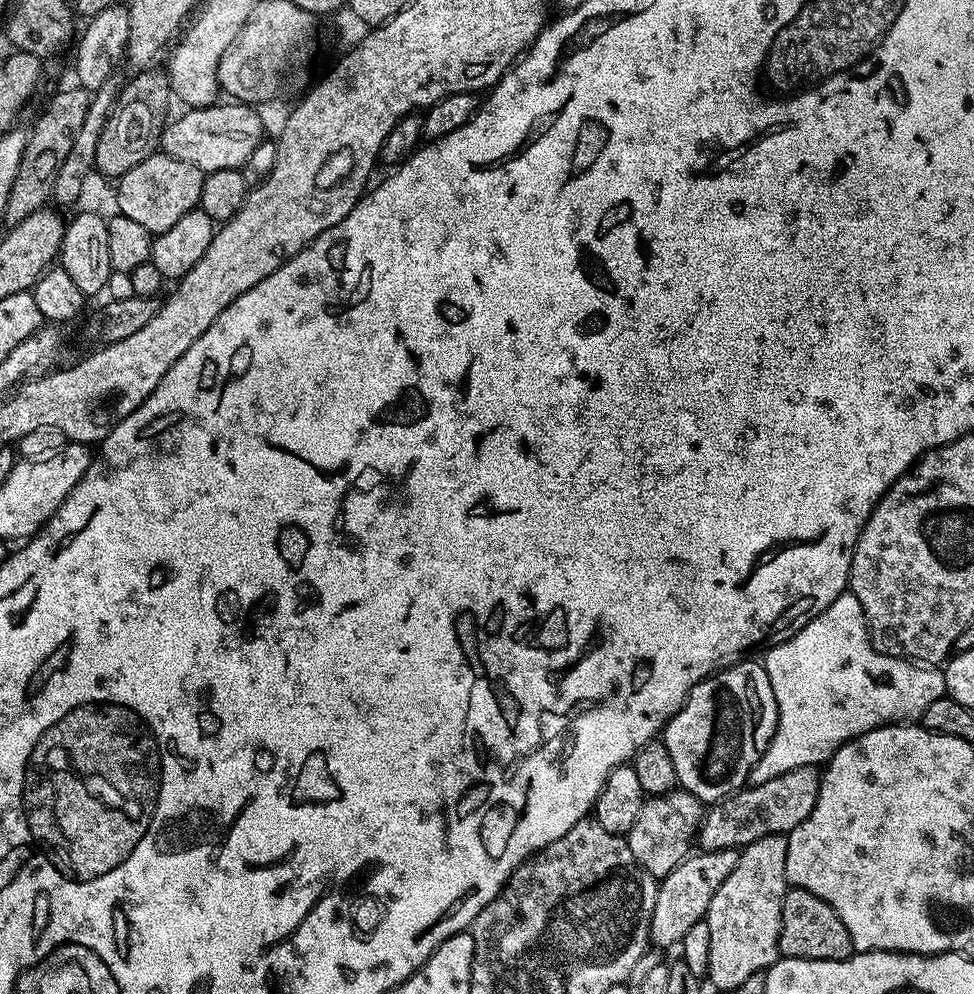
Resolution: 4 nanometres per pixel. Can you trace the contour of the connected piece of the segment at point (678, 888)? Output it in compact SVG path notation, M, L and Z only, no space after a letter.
M723 848L717 852L701 851L699 855L689 855L687 860L659 881L654 898L654 914L650 918L648 931L651 943L657 949L665 950L664 948L672 948L675 944L676 947L683 945L690 926L707 917L710 898L714 898L718 886L726 882L730 870L734 870L734 866L738 866L740 861L740 852L735 848Z

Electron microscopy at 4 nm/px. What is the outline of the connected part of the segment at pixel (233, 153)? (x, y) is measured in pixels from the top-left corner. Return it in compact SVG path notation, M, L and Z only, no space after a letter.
M217 102L208 108L188 108L177 120L175 117L165 124L158 141L163 155L178 158L205 174L227 168L243 169L250 154L266 138L264 124L255 107L239 102L224 103L228 104Z

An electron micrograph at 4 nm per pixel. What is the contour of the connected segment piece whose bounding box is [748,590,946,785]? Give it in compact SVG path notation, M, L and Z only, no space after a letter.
M845 590L841 596L834 598L834 602L830 602L830 606L826 606L826 610L822 610L822 614L818 614L803 630L798 634L794 634L794 638L790 638L781 644L771 645L765 652L768 653L762 657L762 663L766 674L770 678L770 686L774 690L774 698L778 706L780 720L776 724L774 738L770 738L770 746L766 746L762 758L758 758L758 762L750 770L750 774L748 775L749 785L770 782L770 778L778 778L778 774L786 774L786 770L798 770L798 766L810 766L811 764L817 766L823 765L832 759L833 754L837 752L843 744L850 742L854 738L858 738L862 734L866 734L870 730L882 728L885 724L891 724L893 722L919 721L921 717L923 717L926 706L930 706L930 702L938 702L938 698L946 695L944 673L939 667L925 666L919 662L910 660L897 660L876 651L876 648L872 645L872 638L868 635L868 623L864 617L862 602L858 602L858 598L850 590Z

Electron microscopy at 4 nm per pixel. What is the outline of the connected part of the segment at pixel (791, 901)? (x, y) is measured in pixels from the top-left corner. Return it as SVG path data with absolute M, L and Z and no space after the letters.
M789 887L785 891L780 919L781 957L837 962L845 960L853 952L850 930L846 930L830 902L818 898L818 894L810 894L810 890L805 888Z

